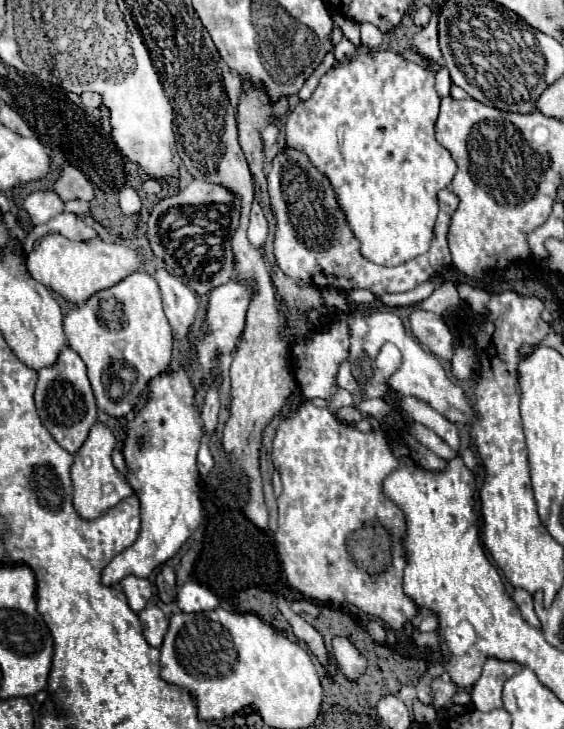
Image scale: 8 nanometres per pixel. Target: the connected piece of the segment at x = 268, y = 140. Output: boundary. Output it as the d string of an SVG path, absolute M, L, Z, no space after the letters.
M268 124L268 126L264 128L264 132L262 132L262 142L264 142L264 148L270 148L270 146L276 142L278 134L280 134L278 126L276 126L276 124Z

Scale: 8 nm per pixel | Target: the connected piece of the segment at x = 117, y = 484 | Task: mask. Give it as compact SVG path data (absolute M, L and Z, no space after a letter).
M96 422L90 428L90 434L88 434L86 442L82 444L82 448L74 454L74 466L72 466L74 508L86 520L98 518L100 514L104 514L104 510L112 508L114 504L118 504L126 496L134 494L134 490L128 484L128 480L112 464L112 452L114 452L114 448L116 448L116 436L112 434L112 430L106 424Z

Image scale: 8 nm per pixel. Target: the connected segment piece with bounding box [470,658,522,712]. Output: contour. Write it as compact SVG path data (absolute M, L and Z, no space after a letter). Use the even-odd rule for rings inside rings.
M488 658L482 670L480 680L472 688L472 702L474 708L480 712L490 712L496 708L502 708L502 686L510 674L516 674L522 670L516 662L504 662L496 658Z

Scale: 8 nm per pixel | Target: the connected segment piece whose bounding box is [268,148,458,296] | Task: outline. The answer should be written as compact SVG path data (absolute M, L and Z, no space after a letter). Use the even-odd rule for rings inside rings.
M286 148L272 160L272 168L268 170L268 194L272 212L276 216L276 262L298 284L312 282L316 288L336 288L344 294L354 288L366 288L372 294L380 296L386 292L408 292L450 266L446 234L450 216L458 208L458 196L448 188L438 194L440 212L438 222L434 226L434 240L430 250L394 268L372 264L370 260L360 256L358 240L346 226L344 214L336 202L328 178L310 164L304 152Z

